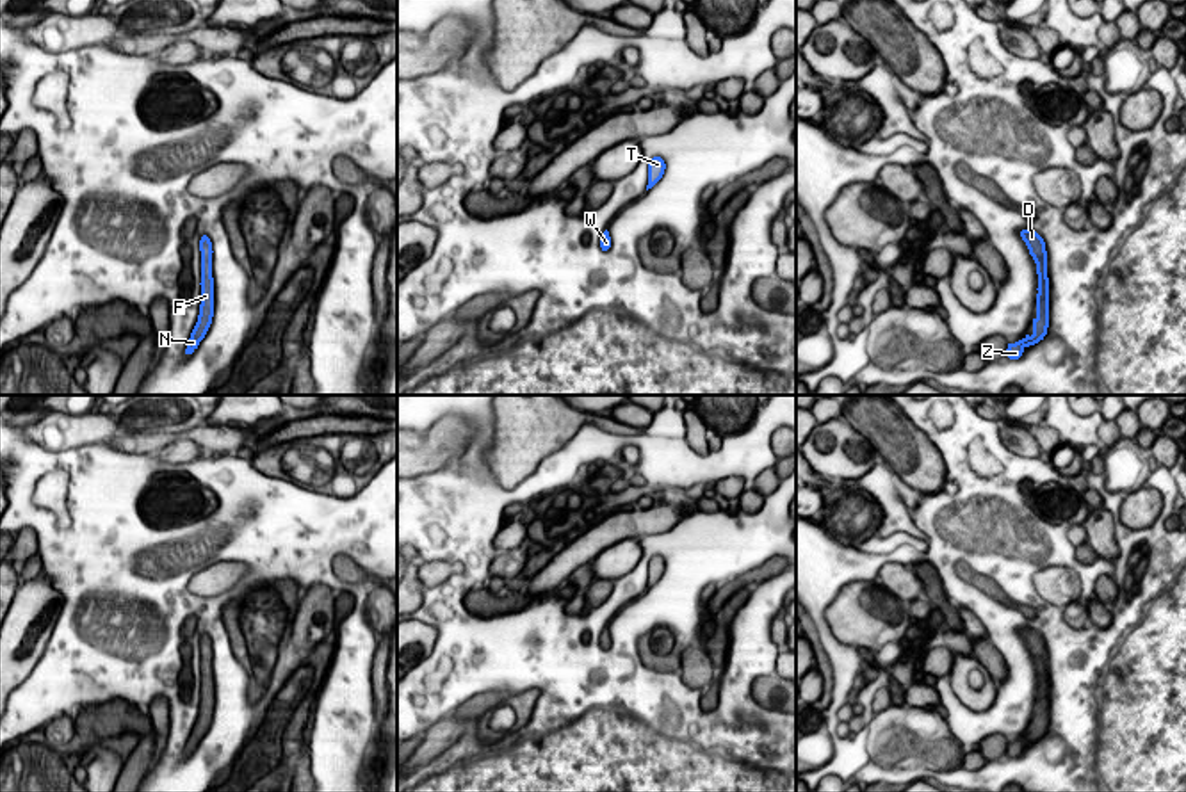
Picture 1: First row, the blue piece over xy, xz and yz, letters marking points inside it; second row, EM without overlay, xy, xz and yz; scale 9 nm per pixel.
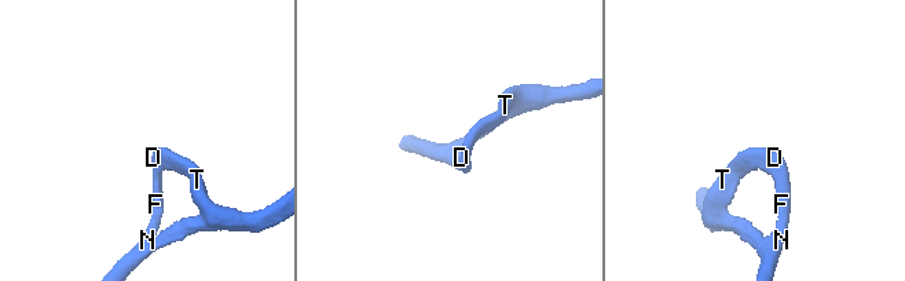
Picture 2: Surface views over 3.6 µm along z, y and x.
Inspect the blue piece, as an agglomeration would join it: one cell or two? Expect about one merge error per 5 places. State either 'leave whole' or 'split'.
leave whole

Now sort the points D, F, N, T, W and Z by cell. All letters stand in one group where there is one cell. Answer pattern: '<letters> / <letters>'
D F N T W Z

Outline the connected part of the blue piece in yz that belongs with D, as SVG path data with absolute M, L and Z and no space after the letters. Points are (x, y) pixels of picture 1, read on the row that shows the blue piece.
M1031 230L1020 231L1022 240L1026 242L1029 255L1036 263L1038 274L1038 294L1036 294L1036 317L1033 319L1033 335L1026 335L1015 343L1008 343L1006 356L1010 360L1019 360L1026 347L1038 343L1047 335L1049 327L1049 278L1047 278L1047 251L1044 238Z

